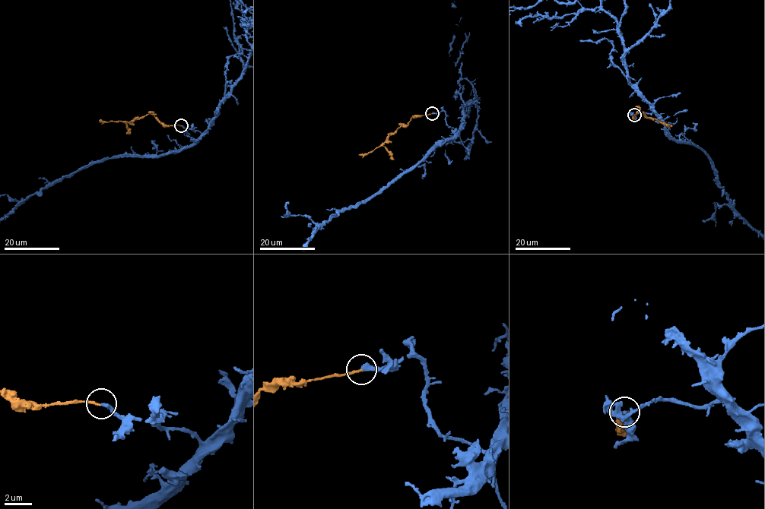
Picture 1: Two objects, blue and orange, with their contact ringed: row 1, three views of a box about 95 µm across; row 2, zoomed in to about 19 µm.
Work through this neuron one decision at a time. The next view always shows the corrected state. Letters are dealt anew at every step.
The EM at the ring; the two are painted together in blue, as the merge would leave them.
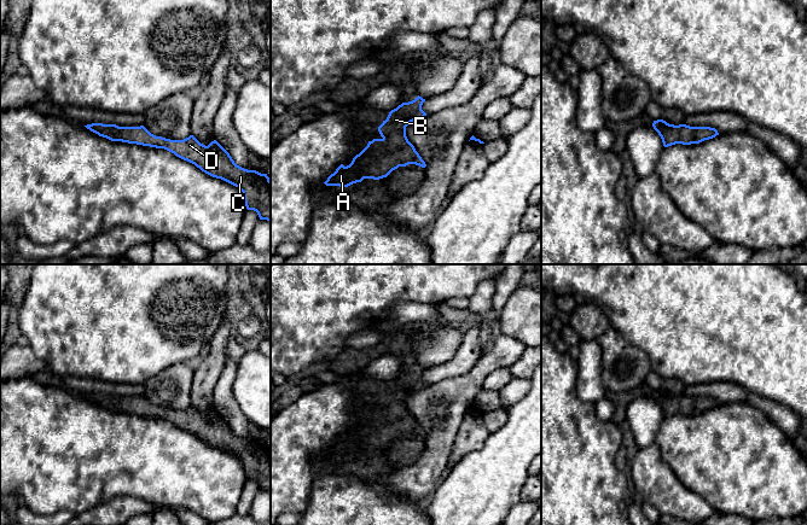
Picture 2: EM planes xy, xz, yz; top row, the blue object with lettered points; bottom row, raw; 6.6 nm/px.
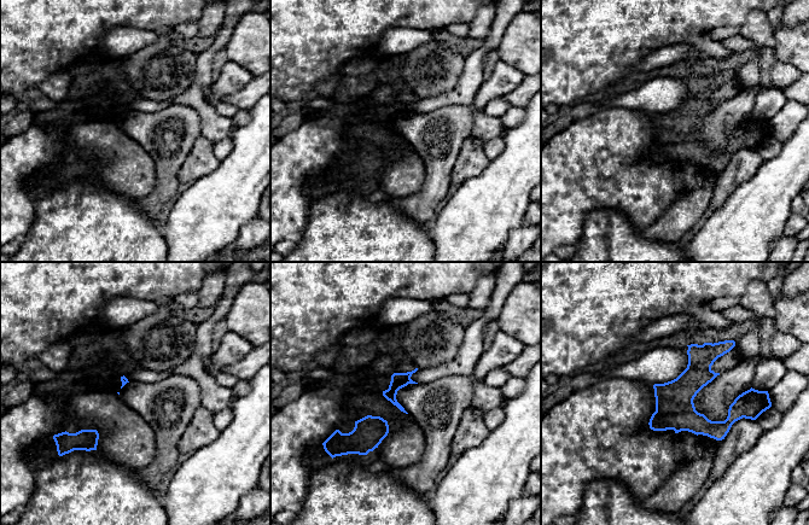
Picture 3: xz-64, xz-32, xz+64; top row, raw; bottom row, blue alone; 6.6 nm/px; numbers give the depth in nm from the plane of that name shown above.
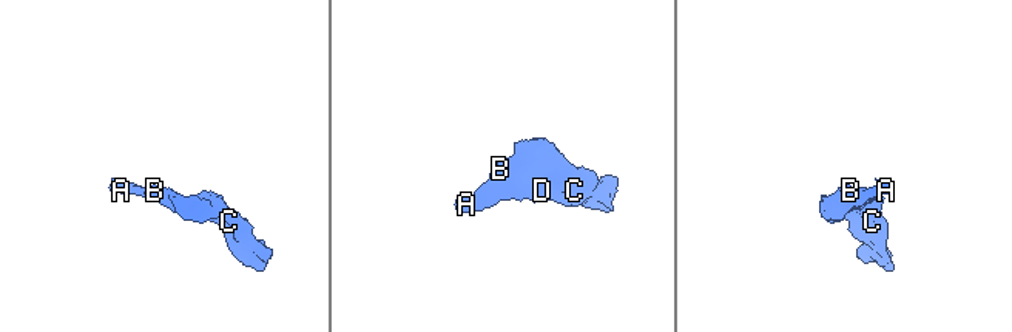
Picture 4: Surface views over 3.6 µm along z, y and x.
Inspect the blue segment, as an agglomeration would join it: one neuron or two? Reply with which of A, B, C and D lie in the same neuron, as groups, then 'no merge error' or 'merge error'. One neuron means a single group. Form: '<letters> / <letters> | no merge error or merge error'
A B C D | no merge error

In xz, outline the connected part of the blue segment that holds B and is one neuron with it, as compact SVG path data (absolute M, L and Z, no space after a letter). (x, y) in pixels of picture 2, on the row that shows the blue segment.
M422 97L402 103L391 110L385 121L378 127L381 139L368 141L367 146L356 154L347 167L341 164L324 182L326 186L348 187L364 179L379 180L387 177L399 167L426 164L406 136L406 127L426 116L422 110L425 101Z

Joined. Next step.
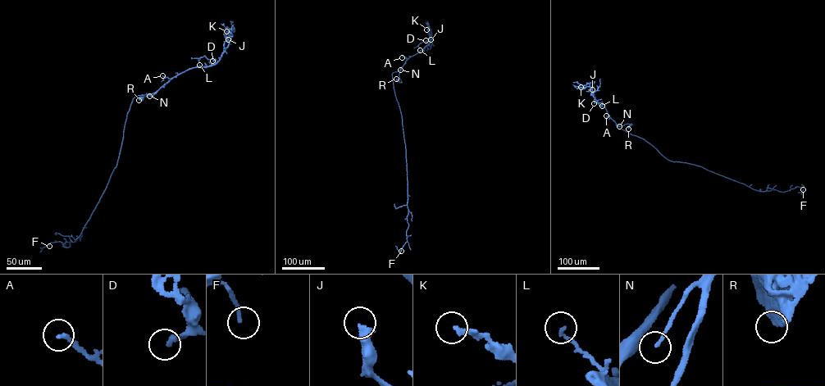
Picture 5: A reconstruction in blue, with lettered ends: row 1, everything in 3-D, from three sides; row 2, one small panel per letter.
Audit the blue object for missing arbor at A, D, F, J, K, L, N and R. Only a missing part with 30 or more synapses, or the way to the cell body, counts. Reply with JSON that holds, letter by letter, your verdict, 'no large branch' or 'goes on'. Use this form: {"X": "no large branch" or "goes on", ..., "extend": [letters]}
{"A": "goes on", "D": "no large branch", "F": "no large branch", "J": "no large branch", "K": "no large branch", "L": "no large branch", "N": "no large branch", "R": "no large branch", "extend": ["A"]}

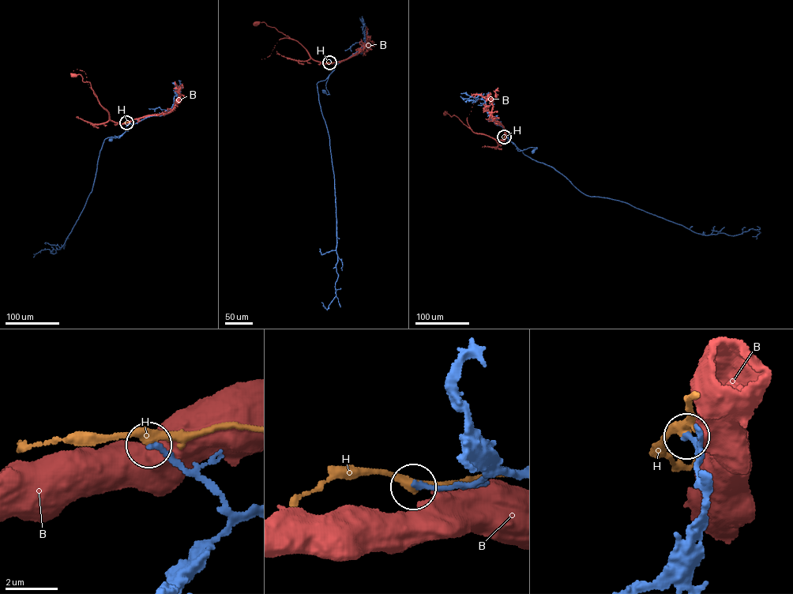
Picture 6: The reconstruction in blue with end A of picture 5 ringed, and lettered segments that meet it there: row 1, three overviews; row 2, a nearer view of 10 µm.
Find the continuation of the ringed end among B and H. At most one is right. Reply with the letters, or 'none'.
none

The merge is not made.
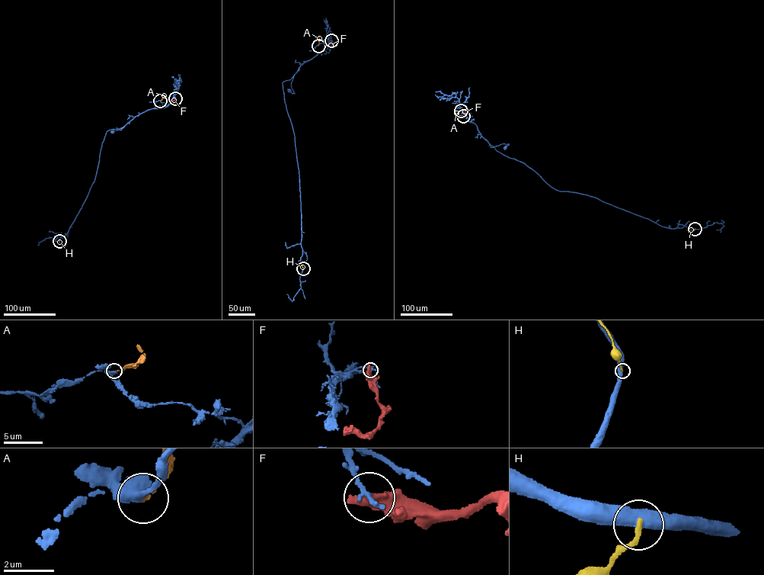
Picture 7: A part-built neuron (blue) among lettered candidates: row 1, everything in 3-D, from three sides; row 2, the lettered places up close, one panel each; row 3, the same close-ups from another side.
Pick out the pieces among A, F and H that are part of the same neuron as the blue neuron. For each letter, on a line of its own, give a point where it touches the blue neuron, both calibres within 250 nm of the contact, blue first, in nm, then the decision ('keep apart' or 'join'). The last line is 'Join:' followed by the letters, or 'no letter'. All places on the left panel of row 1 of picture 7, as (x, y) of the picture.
A: (160, 101) | 420/90 nm | keep apart
F: (175, 98) | 200/550 nm | keep apart
H: (59, 241) | 500/200 nm | keep apart
Join: no letter

